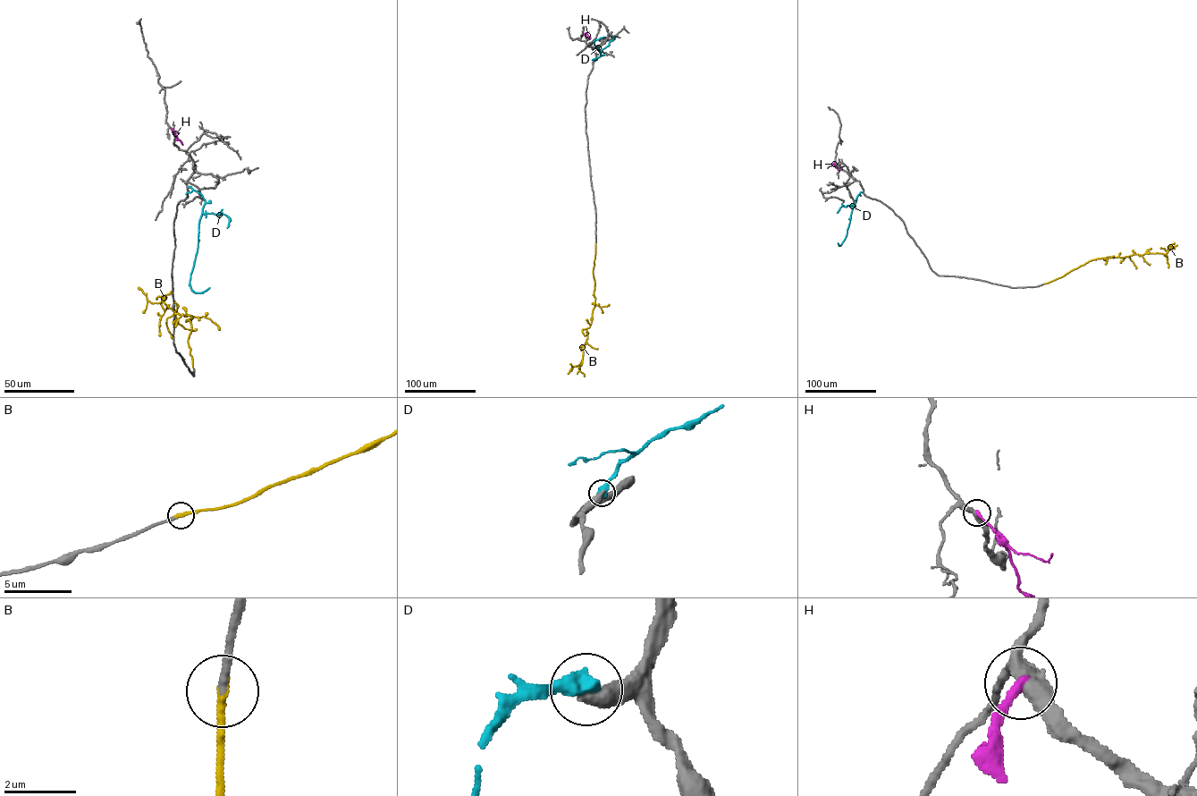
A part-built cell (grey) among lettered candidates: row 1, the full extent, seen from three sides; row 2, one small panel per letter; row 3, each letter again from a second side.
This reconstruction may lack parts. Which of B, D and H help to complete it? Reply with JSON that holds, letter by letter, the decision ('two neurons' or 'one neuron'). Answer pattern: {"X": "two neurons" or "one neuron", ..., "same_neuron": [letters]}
{"B": "one neuron", "D": "two neurons", "H": "two neurons", "same_neuron": ["B"]}

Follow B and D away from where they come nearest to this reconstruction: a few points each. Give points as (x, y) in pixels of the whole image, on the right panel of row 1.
B: (1044, 283), (1091, 259), (1137, 254), (1166, 254), (1168, 247), (1175, 243)
D: (862, 192), (853, 207), (846, 237), (840, 245), (838, 243)

